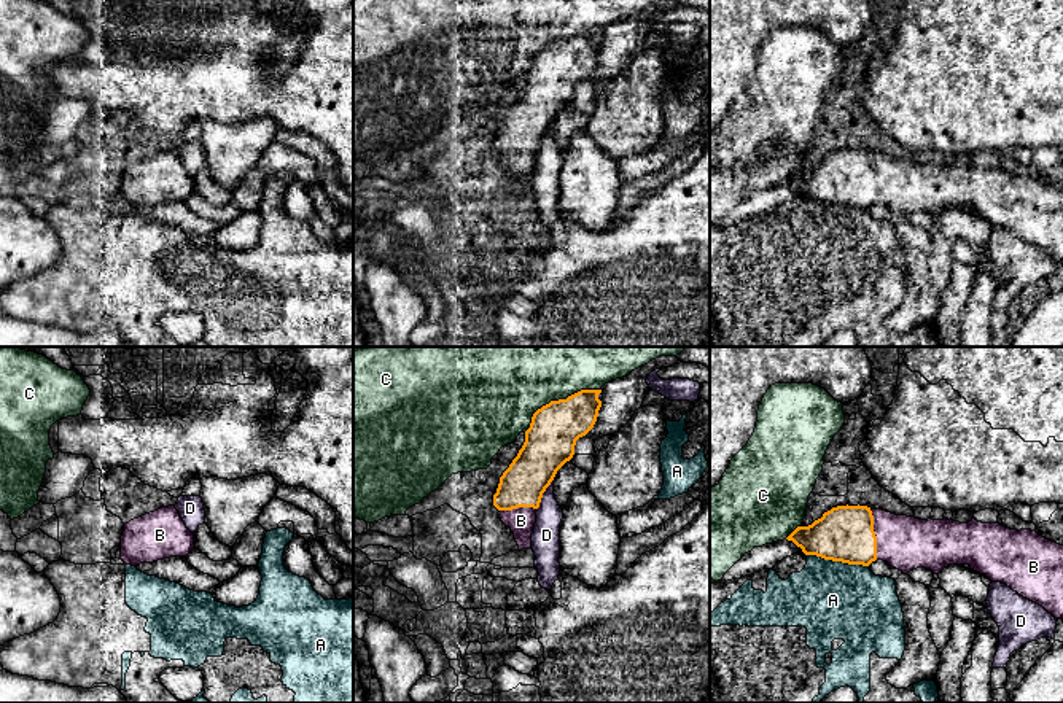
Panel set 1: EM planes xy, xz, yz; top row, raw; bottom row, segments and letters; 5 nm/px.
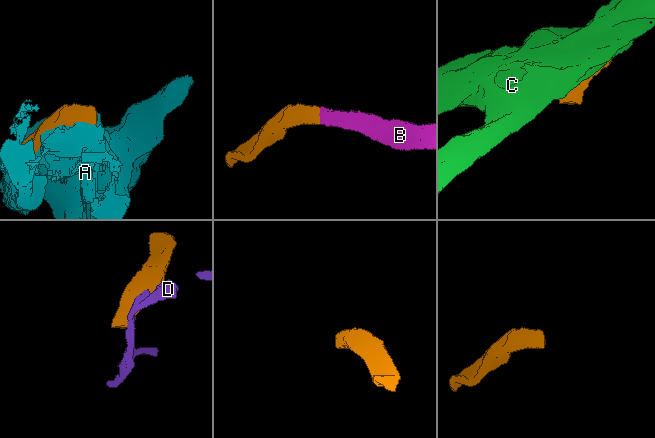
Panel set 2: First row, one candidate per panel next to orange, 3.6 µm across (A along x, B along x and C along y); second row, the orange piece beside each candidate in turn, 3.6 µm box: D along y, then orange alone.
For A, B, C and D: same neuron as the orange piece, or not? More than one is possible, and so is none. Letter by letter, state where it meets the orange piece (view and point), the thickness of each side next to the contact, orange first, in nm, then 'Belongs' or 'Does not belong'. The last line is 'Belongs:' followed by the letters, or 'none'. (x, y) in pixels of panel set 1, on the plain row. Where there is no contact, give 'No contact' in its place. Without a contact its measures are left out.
A: Touches orange at yz (837, 204). Thickness 280 nm (orange) against 400 nm. Does not belong
B: Touches orange at yz (874, 178). Thickness 280 nm (orange) against 280 nm. Belongs
C: Touches orange at xz (559, 43). Thickness 260 nm (orange) against 340 nm. Does not belong
D: Touches orange at xz (541, 139). Thickness 240 nm (orange) against 140 nm. Does not belong
Belongs: B

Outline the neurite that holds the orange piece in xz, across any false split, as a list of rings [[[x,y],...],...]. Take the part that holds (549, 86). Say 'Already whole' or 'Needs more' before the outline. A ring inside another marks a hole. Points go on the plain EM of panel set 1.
Needs more. [[[581,33],[567,43],[551,45],[538,52],[525,86],[500,121],[493,150],[501,165],[511,172],[519,189],[532,191],[536,153],[557,115],[573,102],[576,84],[595,68],[602,33]]]

